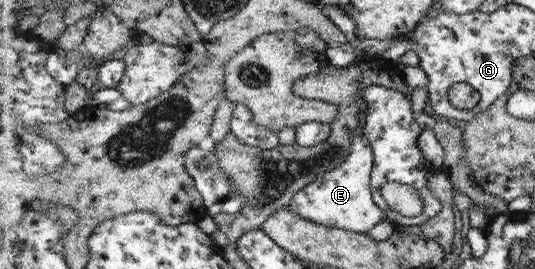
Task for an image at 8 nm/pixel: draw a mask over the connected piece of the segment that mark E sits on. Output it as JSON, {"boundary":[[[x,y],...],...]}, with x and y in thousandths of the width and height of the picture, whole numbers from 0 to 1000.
{"boundary":[[[667,494],[660,506],[660,550],[649,599],[572,688],[540,751],[538,773],[579,829],[654,855],[654,862],[688,866],[723,814],[720,784],[697,747],[697,599],[695,532],[677,494]]]}

